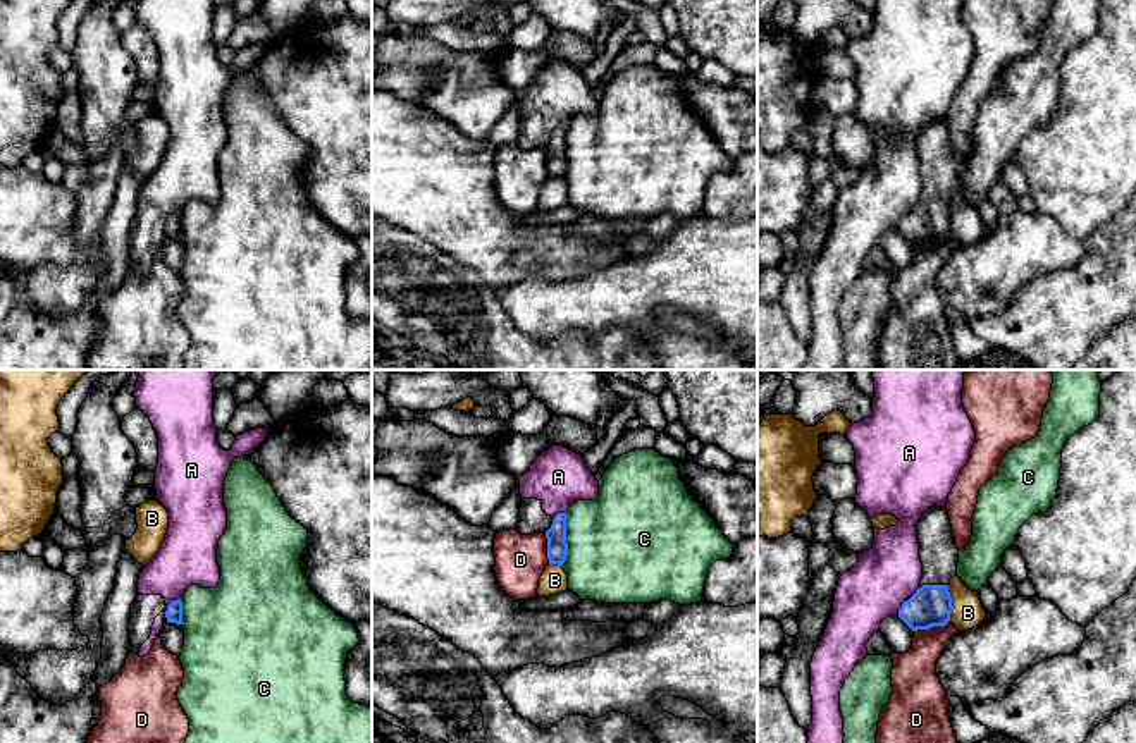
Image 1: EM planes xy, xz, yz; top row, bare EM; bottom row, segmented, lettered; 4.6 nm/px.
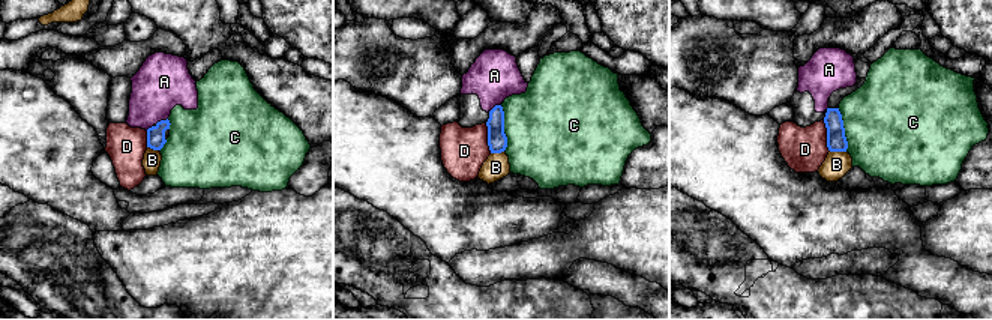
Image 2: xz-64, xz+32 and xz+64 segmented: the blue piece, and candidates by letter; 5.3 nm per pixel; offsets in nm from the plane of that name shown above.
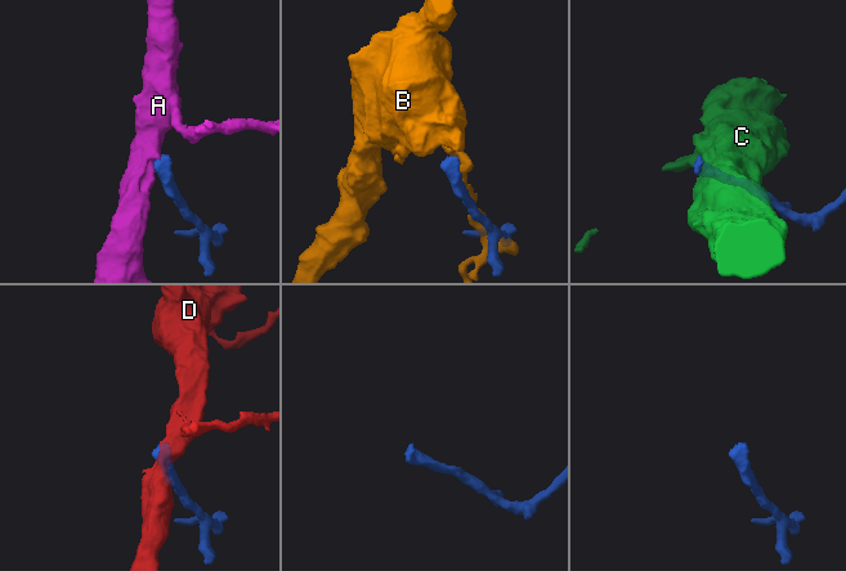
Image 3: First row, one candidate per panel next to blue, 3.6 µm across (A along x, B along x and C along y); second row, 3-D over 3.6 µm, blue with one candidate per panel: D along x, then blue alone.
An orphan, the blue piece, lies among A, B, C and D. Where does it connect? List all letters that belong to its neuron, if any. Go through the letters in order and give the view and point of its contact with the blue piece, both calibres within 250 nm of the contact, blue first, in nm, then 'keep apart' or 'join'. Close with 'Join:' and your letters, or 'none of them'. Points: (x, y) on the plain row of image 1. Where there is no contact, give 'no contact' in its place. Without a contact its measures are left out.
A: contact yz (901, 222); calibres 190 and 300 nm; keep apart
B: contact yz (950, 219); calibres 190 and 150 nm; keep apart
C: contact xz (565, 153); calibres 100 and 480 nm; keep apart
D: contact yz (932, 241); calibres 190 and 200 nm; keep apart
Join: none of them

